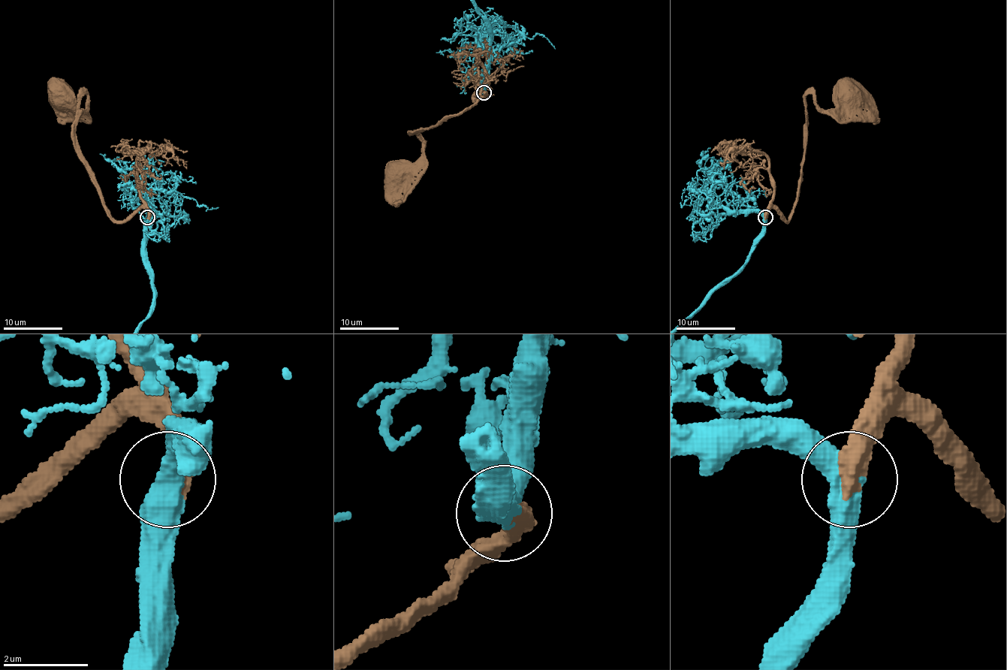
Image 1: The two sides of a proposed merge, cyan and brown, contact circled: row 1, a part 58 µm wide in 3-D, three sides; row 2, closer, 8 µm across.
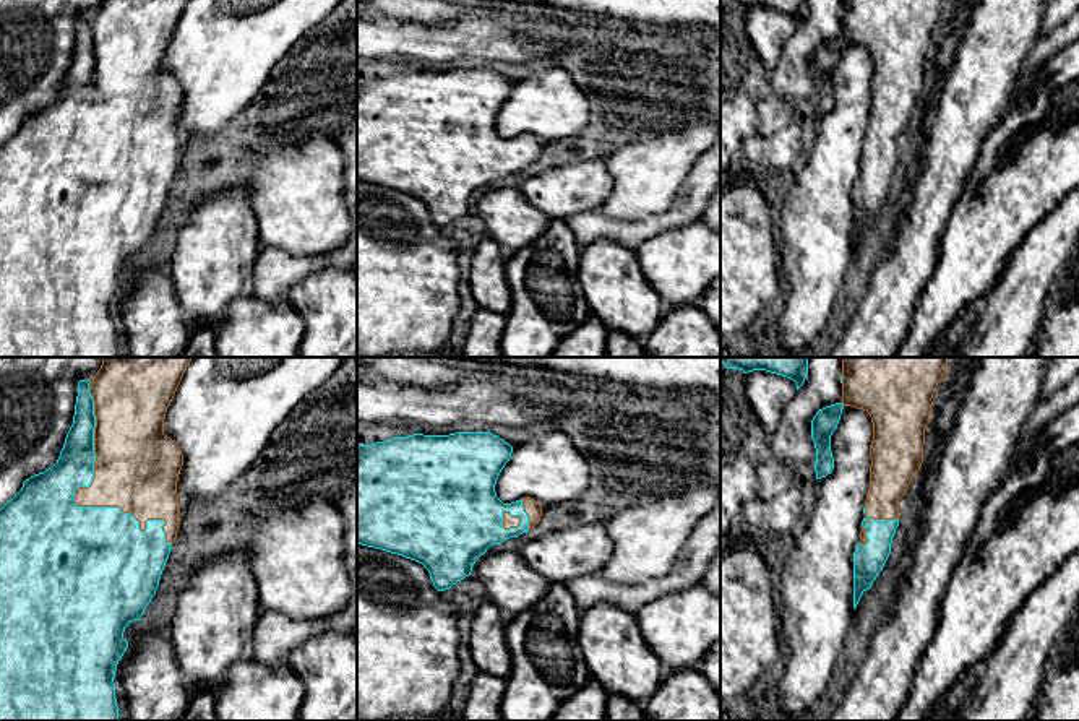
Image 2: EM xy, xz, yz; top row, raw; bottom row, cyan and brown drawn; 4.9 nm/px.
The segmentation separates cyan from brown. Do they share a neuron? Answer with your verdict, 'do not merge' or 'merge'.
merge

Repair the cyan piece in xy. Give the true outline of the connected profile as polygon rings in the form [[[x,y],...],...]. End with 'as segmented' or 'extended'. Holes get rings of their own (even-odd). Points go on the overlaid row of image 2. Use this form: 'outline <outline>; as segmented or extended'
outline [[[102,357],[102,365],[88,383],[78,382],[73,424],[57,463],[23,482],[21,490],[0,508],[0,721],[117,721],[115,671],[128,641],[125,627],[140,620],[151,602],[180,520],[177,481],[183,455],[164,434],[164,419],[182,377],[193,357]]]; extended

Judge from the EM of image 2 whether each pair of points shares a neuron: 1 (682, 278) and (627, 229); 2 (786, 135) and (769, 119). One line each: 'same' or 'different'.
1: different
2: different

